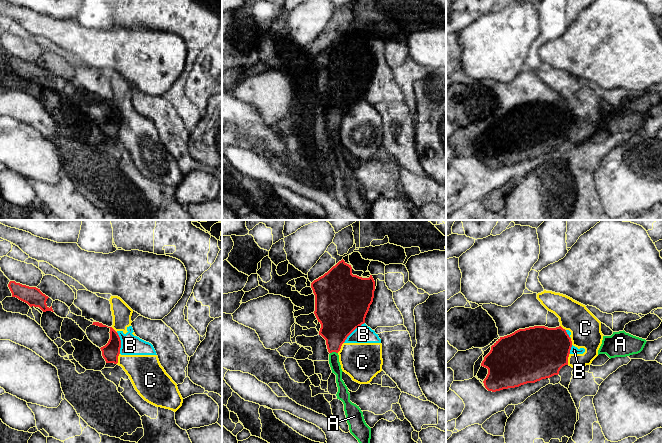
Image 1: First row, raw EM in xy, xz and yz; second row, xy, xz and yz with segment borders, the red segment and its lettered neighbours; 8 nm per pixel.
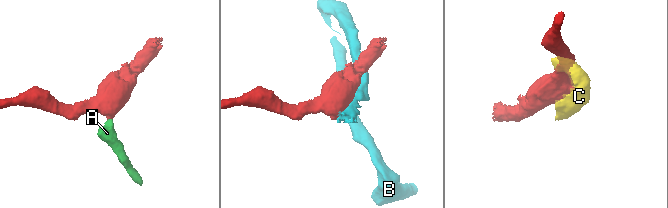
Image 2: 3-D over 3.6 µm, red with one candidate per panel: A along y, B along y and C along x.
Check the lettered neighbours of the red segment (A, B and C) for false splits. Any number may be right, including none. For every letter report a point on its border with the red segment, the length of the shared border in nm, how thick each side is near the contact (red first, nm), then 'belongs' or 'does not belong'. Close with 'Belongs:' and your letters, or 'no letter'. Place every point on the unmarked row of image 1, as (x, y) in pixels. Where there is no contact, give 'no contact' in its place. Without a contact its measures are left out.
A: meets red in xz at (333, 127); contact 60 nm long; 280 nm thick on the red side, 80 nm on the other; belongs
B: meets red in xz at (353, 106); contact 240 nm long; 440 nm thick on the red side, 140 nm on the other; does not belong
C: meets red in yz at (567, 135); contact 100 nm long; 420 nm thick on the red side, 220 nm on the other; does not belong
Belongs: A

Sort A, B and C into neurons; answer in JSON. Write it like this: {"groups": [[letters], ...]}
{"groups": [["A"], ["B", "C"]]}

